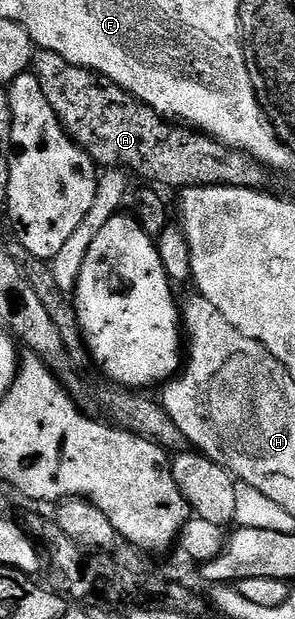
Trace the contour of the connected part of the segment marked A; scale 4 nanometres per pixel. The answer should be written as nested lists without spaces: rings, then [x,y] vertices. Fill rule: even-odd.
[[[37,49],[33,53],[30,70],[36,75],[50,108],[54,108],[64,129],[72,135],[76,145],[81,146],[92,157],[97,167],[127,168],[133,175],[134,173],[141,174],[144,180],[151,180],[153,183],[165,182],[168,186],[176,186],[175,188],[190,186],[260,188],[265,185],[263,182],[266,167],[263,162],[259,162],[244,150],[233,150],[231,146],[222,144],[208,134],[185,128],[175,121],[163,118],[158,112],[154,112],[154,108],[142,104],[133,94],[129,94],[127,90],[123,90],[109,78],[97,74],[95,70],[87,70],[78,64],[70,64],[62,60],[62,56],[42,49]]]

